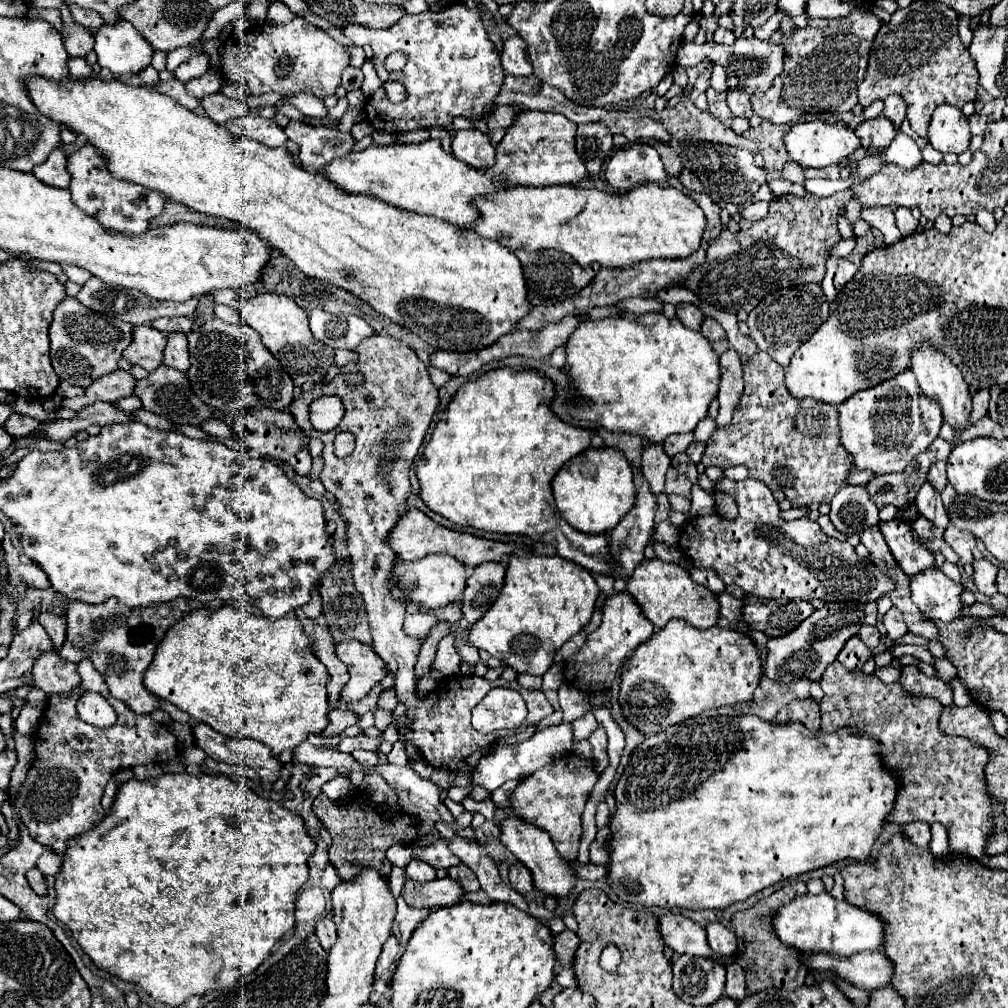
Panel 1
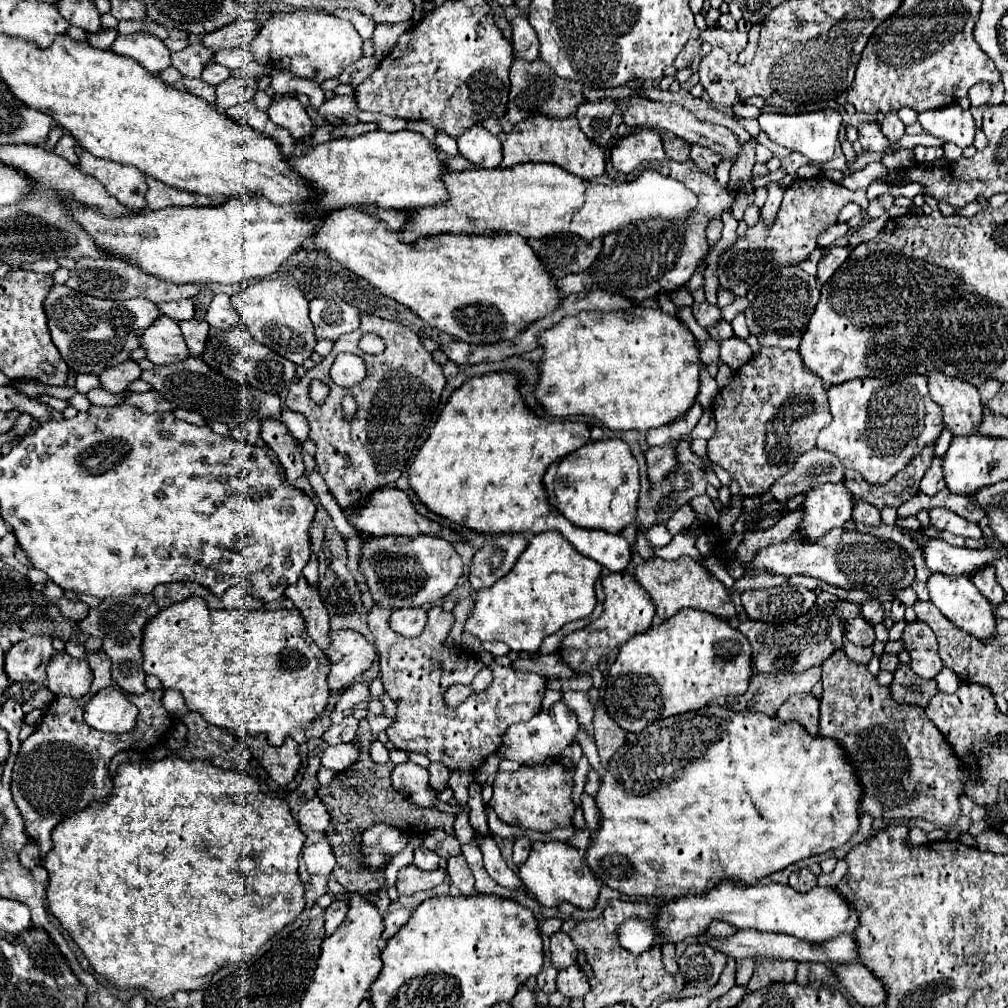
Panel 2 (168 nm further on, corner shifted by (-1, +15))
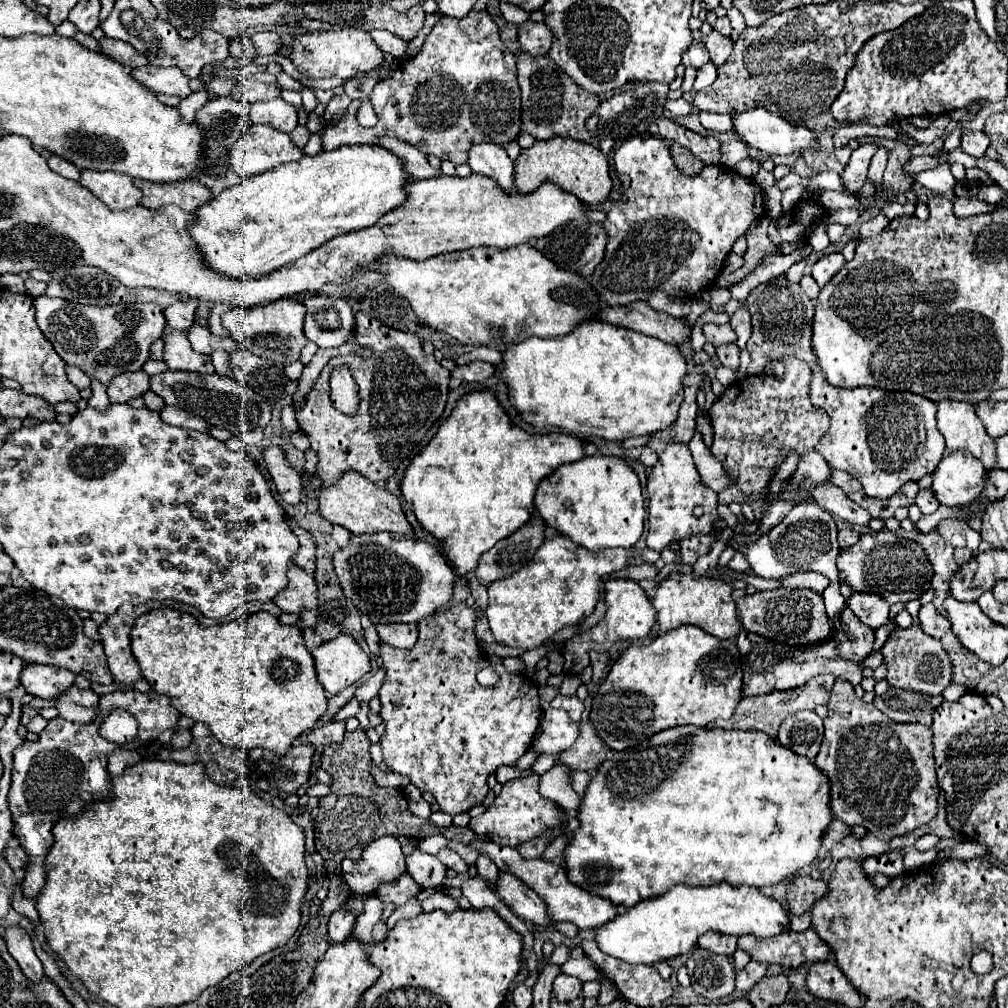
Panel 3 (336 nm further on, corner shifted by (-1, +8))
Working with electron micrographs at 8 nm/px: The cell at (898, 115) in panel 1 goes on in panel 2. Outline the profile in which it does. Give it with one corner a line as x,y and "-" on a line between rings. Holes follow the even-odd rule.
887,113
881,121
881,131
891,139
891,141
897,141
905,135
905,125
903,121
899,119
897,113

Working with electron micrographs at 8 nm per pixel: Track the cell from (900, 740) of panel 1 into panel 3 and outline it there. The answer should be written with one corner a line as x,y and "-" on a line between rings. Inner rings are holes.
837,680
827,704
829,714
825,722
825,736
821,750
815,758
815,766
825,772
831,784
831,812
845,824
865,826
867,832
881,840
891,840
893,836
903,836
915,828
927,824
937,814
937,774
933,760
931,730
921,724
897,724
891,722
873,704
859,700
853,694
853,686
845,680

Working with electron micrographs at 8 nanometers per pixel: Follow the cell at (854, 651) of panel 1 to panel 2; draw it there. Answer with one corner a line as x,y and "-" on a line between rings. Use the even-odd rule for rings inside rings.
851,617
847,621
847,631
845,631
845,637
853,643
853,645
873,645
875,641
875,631
873,627
863,619
863,617

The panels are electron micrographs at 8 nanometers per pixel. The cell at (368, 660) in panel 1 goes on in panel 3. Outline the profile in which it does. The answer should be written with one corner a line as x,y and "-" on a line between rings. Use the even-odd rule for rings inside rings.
161,606
135,620
131,626
131,650
141,666
143,678
155,692
169,696
173,708
177,708
181,716
203,722
223,746
267,748
279,756
283,756
293,740
297,740
303,732
313,730
315,722
325,714
325,692
333,696
359,682
371,670
369,656
351,636
341,634
329,642
323,642
311,652
311,656
297,626
281,626
275,616
265,612
201,628
191,614

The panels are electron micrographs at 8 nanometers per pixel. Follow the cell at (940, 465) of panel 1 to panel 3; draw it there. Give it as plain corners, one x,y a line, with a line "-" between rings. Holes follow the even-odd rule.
919,490
917,498
915,498
915,504
923,514
931,514
939,508
939,502
937,502
937,498
931,490

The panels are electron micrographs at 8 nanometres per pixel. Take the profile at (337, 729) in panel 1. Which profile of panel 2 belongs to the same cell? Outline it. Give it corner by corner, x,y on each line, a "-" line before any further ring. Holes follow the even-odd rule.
353,683
351,687
347,687
337,703
335,703
335,711
337,713
349,713
353,711
361,701
365,701
369,697
369,683

